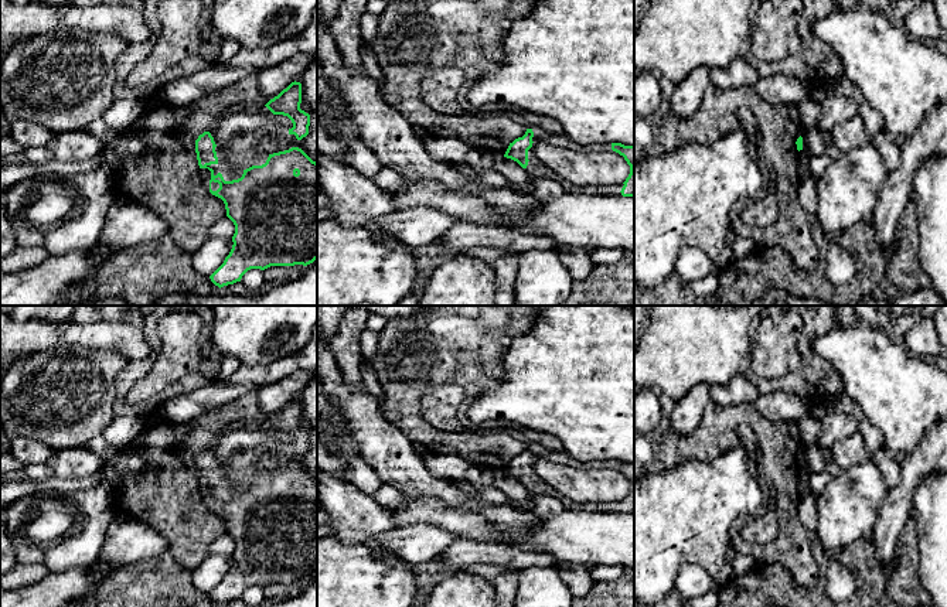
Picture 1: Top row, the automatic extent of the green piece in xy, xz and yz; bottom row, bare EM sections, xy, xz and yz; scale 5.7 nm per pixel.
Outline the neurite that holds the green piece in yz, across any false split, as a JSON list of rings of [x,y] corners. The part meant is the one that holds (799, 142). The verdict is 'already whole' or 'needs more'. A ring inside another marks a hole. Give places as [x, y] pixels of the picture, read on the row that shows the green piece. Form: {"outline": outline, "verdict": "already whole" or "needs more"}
{"outline": [[[798,116],[793,123],[793,130],[786,133],[786,140],[793,146],[797,146],[797,150],[803,150],[803,137],[800,134],[800,120]]], "verdict": "needs more"}

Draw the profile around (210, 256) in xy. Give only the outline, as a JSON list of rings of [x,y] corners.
[[[210,238],[191,255],[193,267],[201,276],[211,276],[225,260],[232,249],[232,239]]]

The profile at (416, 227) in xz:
[[[413,207],[381,218],[379,225],[408,246],[418,248],[436,243],[457,221],[457,218],[430,207]]]

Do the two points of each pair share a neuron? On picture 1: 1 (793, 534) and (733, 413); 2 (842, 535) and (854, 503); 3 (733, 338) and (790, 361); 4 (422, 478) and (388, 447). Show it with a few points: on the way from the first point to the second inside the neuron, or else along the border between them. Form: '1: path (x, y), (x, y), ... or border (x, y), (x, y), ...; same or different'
1: path (787, 500), (779, 440), (767, 429); same
2: path (842, 527), (845, 511); same
3: border (752, 345), (748, 354); different
4: path (414, 476), (394, 456); same

